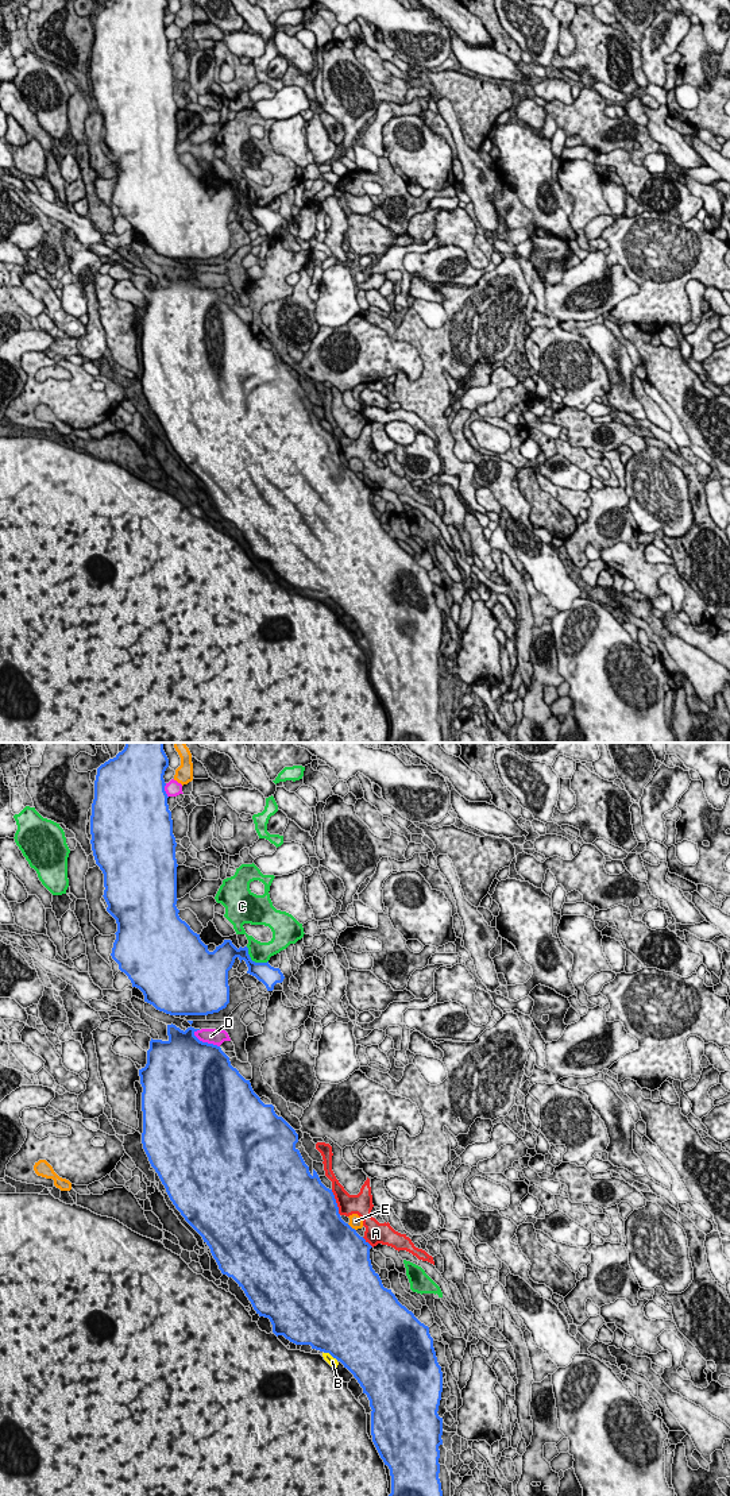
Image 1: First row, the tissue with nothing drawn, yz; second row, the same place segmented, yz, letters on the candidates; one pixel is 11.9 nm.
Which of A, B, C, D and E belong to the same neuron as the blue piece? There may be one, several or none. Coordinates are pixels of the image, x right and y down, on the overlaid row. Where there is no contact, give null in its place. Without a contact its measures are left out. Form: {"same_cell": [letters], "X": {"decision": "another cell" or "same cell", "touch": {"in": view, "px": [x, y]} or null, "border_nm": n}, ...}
{"same_cell": [], "A": {"decision": "another cell", "touch": {"in": "yz", "px": [335, 1202]}, "border_nm": 320}, "B": {"decision": "another cell", "touch": {"in": "yz", "px": [331, 1354]}, "border_nm": 200}, "C": {"decision": "another cell", "touch": {"in": "yz", "px": [254, 962]}, "border_nm": 320}, "D": {"decision": "another cell", "touch": {"in": "yz", "px": [205, 1043]}, "border_nm": 360}, "E": {"decision": "another cell", "touch": {"in": "yz", "px": [350, 1226]}, "border_nm": 140}}

